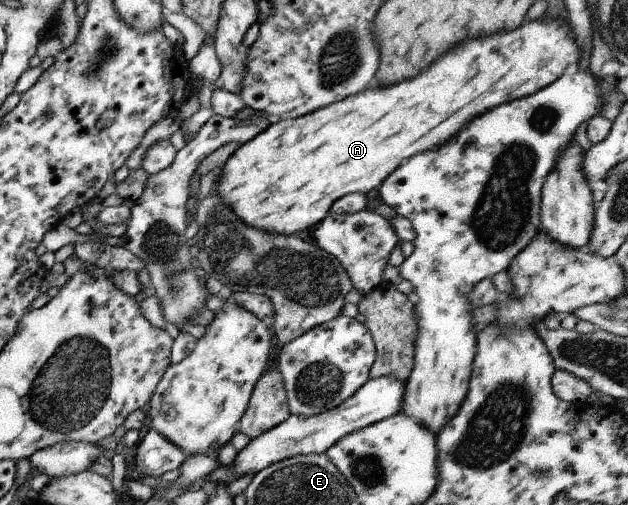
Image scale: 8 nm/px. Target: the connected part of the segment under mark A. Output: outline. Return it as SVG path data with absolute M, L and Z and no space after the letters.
M540 18L534 20L534 22L528 22L528 24L522 24L520 28L516 30L504 30L504 32L498 32L498 34L492 34L492 36L484 36L484 38L472 38L470 42L464 40L462 44L454 46L450 52L446 52L444 56L440 56L434 64L430 64L430 68L422 74L418 74L416 78L410 78L410 80L402 80L402 82L396 82L392 86L374 86L374 88L368 87L364 92L355 94L354 96L348 96L340 102L335 102L326 106L326 108L319 108L310 114L300 116L300 118L288 119L288 120L273 120L270 126L260 132L257 136L254 136L252 140L245 142L240 145L240 148L228 158L223 164L221 173L219 174L218 184L215 184L216 192L218 196L226 202L228 208L232 208L232 212L250 228L258 228L258 230L264 230L264 232L271 232L281 236L290 236L291 234L307 235L319 222L324 220L324 217L331 210L332 204L336 202L342 196L346 194L358 193L367 194L374 188L379 186L388 178L389 174L392 174L400 164L403 164L408 158L428 150L428 148L434 148L434 146L440 146L444 142L448 142L452 136L458 134L460 128L464 128L464 124L468 124L472 118L484 114L486 110L498 106L498 104L504 104L504 102L510 102L510 100L516 100L518 98L524 98L524 96L530 96L538 90L542 90L545 86L552 84L555 80L558 80L560 76L564 75L564 69L568 68L570 64L576 64L582 60L582 50L578 48L576 40L571 36L570 28L568 23L558 22L556 18Z

